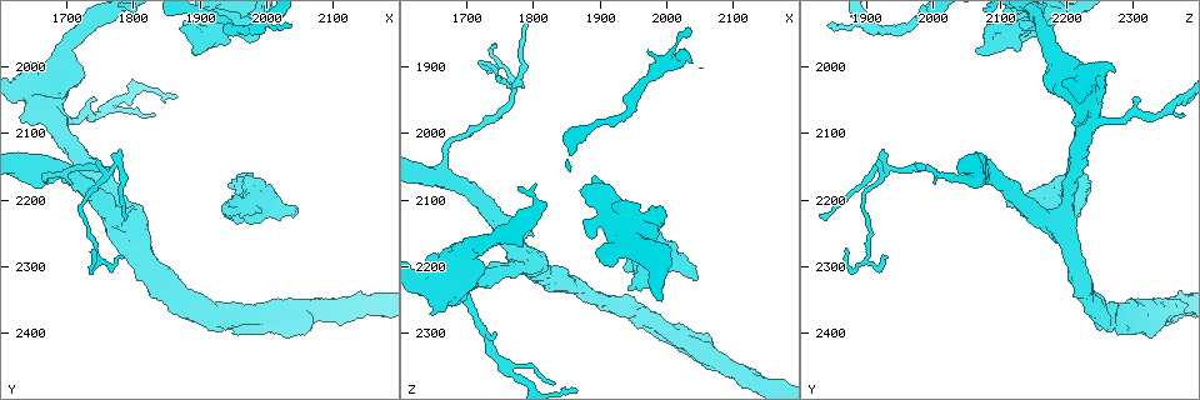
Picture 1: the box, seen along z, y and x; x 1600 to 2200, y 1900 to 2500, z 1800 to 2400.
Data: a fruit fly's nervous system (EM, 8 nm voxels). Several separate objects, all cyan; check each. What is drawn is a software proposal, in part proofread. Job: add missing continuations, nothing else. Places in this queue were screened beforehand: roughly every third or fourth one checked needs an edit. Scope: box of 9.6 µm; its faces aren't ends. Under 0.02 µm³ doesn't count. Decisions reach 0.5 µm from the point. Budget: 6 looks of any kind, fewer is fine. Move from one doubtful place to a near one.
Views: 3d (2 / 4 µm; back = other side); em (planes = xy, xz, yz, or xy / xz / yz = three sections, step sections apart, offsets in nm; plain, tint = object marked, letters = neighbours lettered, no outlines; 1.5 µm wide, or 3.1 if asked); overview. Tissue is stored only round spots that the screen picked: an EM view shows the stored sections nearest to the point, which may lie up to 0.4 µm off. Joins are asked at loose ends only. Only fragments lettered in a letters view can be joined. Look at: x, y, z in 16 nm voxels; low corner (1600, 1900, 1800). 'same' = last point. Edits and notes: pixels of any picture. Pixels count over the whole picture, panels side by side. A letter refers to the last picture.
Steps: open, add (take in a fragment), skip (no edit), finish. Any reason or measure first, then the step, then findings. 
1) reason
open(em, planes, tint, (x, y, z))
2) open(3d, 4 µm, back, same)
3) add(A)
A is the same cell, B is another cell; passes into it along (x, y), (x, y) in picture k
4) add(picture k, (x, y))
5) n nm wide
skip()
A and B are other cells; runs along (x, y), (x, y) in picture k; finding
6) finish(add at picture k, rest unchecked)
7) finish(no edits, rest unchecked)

open(em, planes, tint, (1980, 1955, 2155))

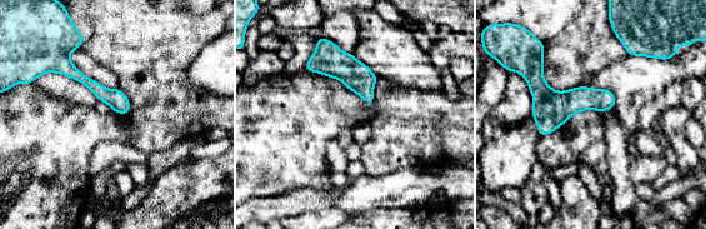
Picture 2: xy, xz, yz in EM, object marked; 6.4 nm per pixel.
see the neighbours
open(em, planes, letters, same)

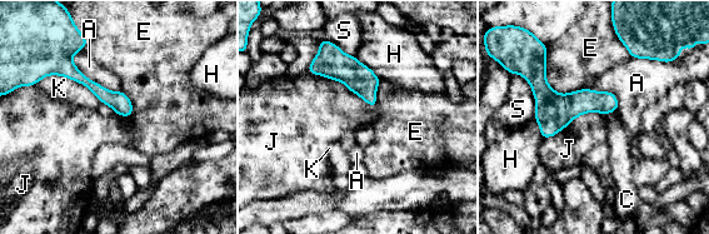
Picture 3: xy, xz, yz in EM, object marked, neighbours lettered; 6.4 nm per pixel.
skip()
A, C, E, H, J, K and S are other cells; border along (305, 70), (341, 81), (377, 106) in picture 3; no lettered fragment goes on from it

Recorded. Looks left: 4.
tapers out
open(3d, 4 µm, (2040, 1940, 1850))

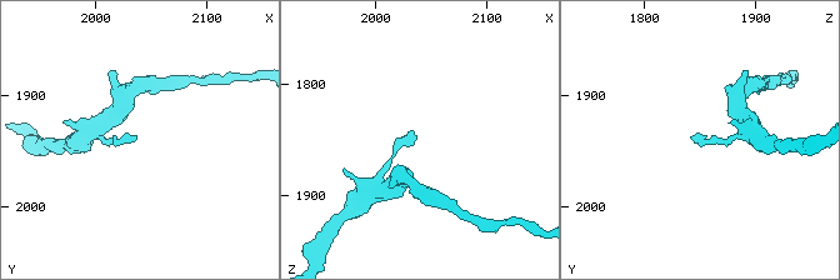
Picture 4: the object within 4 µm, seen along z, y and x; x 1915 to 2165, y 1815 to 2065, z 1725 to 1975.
open(em, xy, step 8, letters, (2036, 1940, 1848))

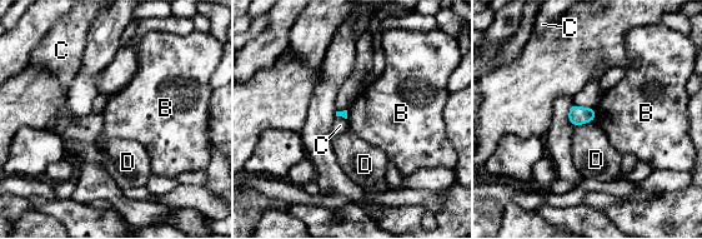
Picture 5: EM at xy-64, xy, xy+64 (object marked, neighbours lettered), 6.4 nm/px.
D touches over 140 nm
skip()
B, C and D are other cells; border along (593, 120), (573, 127) in picture 5; no lettered fragment goes on from it

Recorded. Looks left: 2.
free end
open(em, yz, step 8, letters, (2040, 2220, 2225))

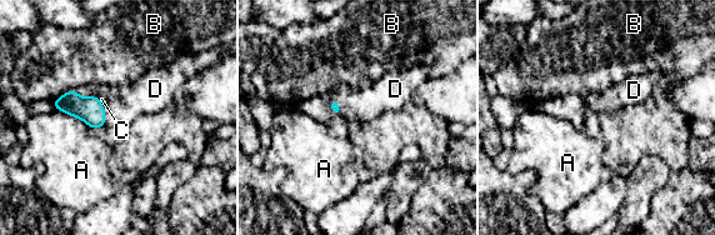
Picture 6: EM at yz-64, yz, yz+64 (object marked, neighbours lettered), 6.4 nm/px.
add(D)
D is the same cell, A, B and C are other cells; passes into it along (90, 109), (105, 114), (124, 104) in picture 6; the cell continues

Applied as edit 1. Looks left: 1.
finish(add at picture 6, rest unchecked)

